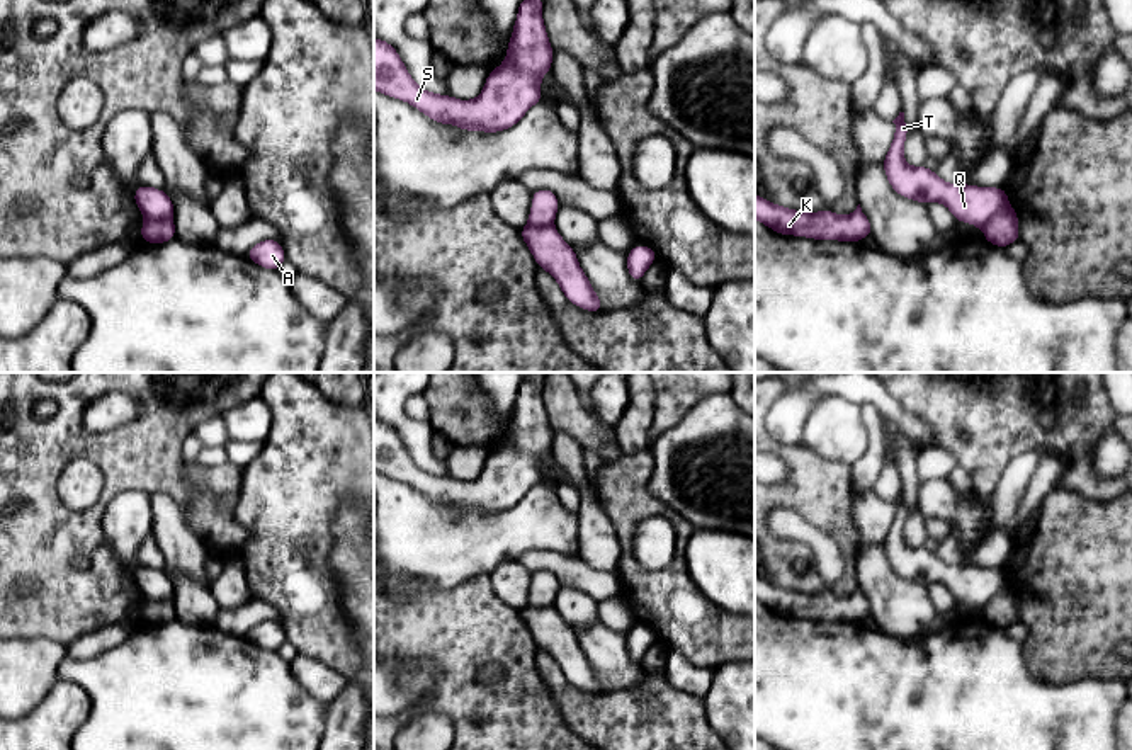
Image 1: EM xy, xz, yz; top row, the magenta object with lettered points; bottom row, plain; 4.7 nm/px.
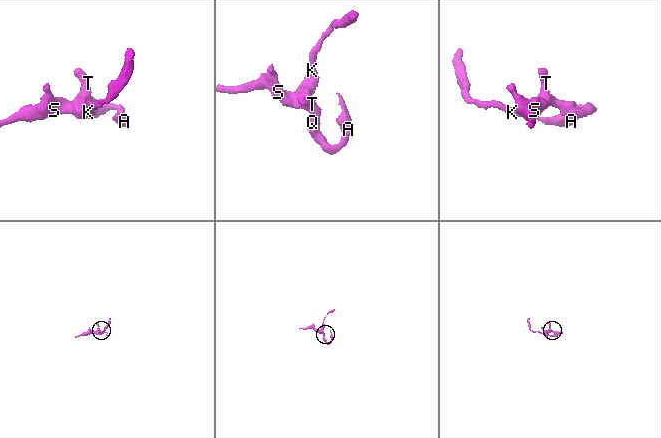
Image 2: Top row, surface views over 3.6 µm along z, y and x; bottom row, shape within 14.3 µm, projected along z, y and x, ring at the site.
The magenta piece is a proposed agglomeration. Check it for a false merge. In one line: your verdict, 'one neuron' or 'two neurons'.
two neurons

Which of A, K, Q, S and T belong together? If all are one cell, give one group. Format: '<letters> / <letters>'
A / K Q S T

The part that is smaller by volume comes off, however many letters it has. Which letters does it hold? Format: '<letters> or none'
A

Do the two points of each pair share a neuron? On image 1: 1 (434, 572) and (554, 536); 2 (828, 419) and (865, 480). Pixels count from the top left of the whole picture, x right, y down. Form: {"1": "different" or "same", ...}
{"1": "same", "2": "different"}

